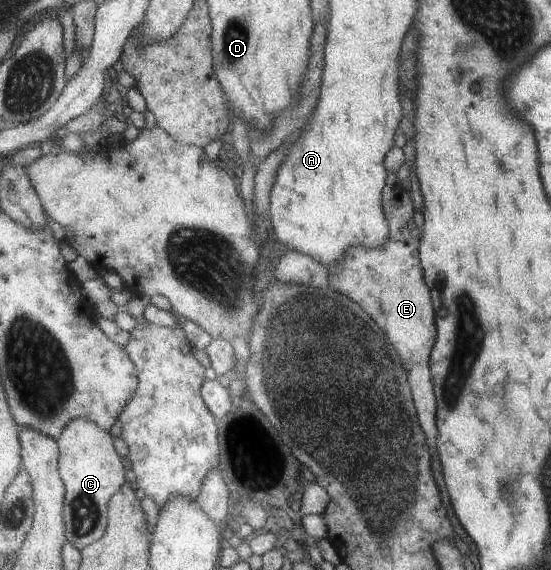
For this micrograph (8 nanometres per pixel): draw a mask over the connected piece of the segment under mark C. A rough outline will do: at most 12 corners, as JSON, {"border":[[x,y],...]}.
{"border":[[79,418],[63,429],[67,541],[103,539],[126,484],[112,435]]}

